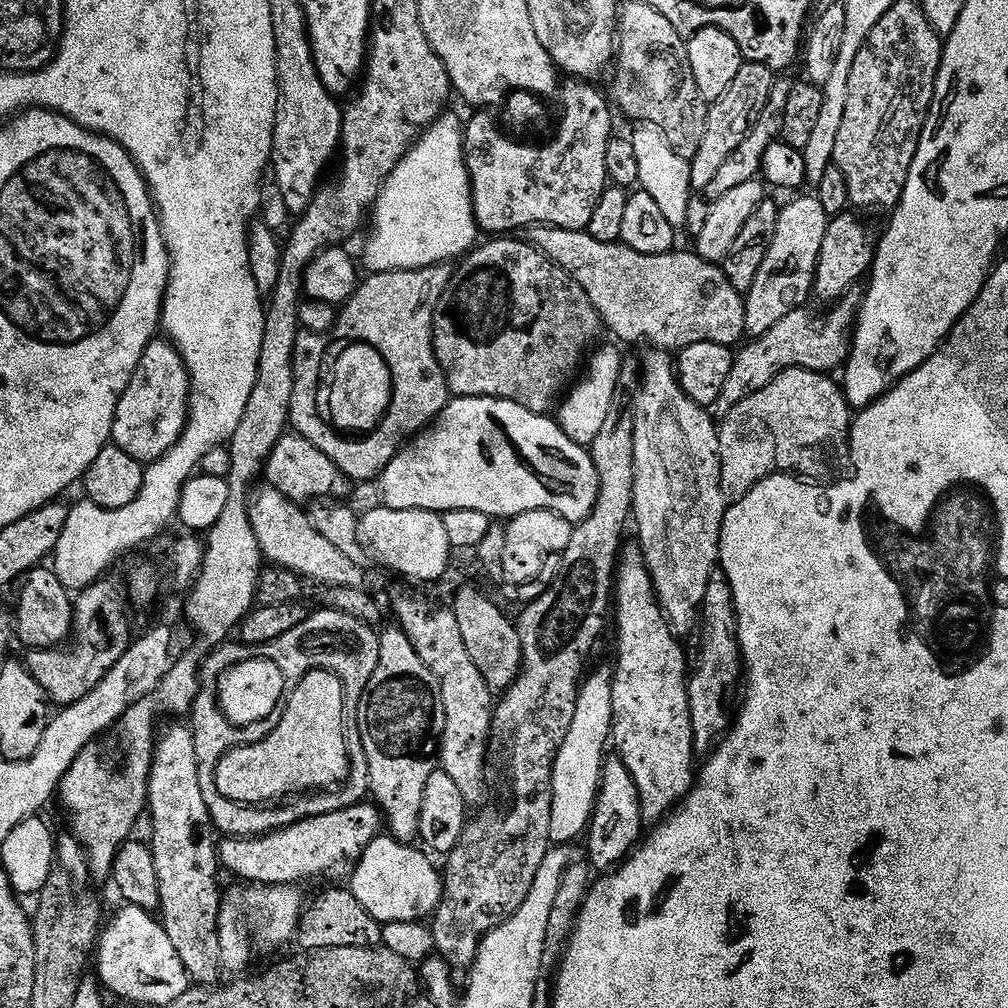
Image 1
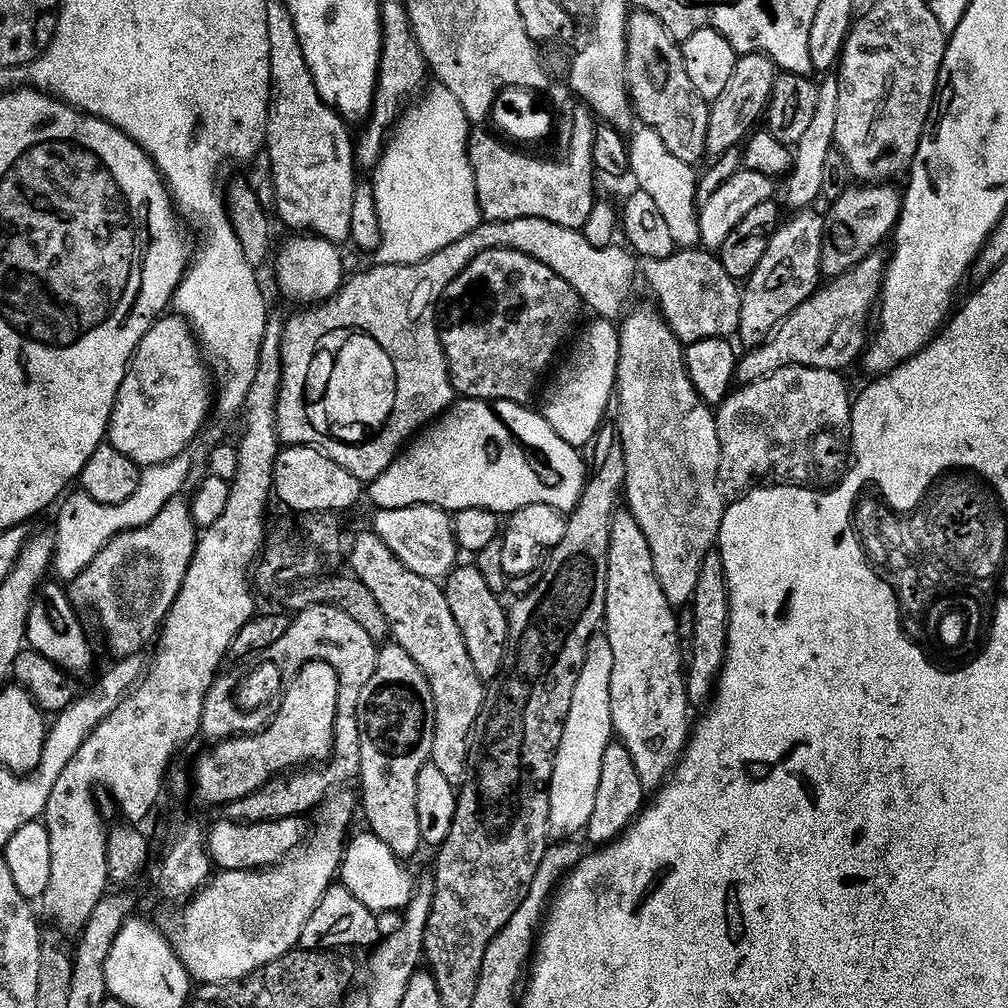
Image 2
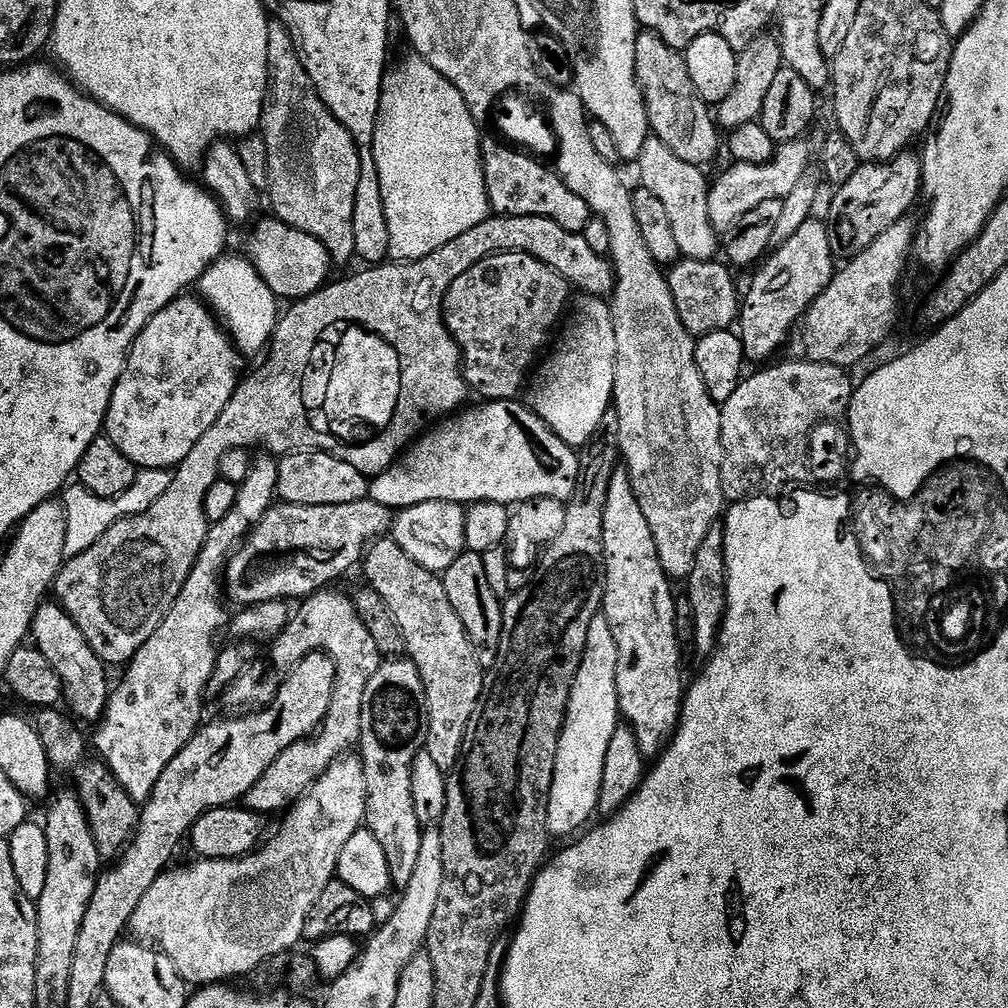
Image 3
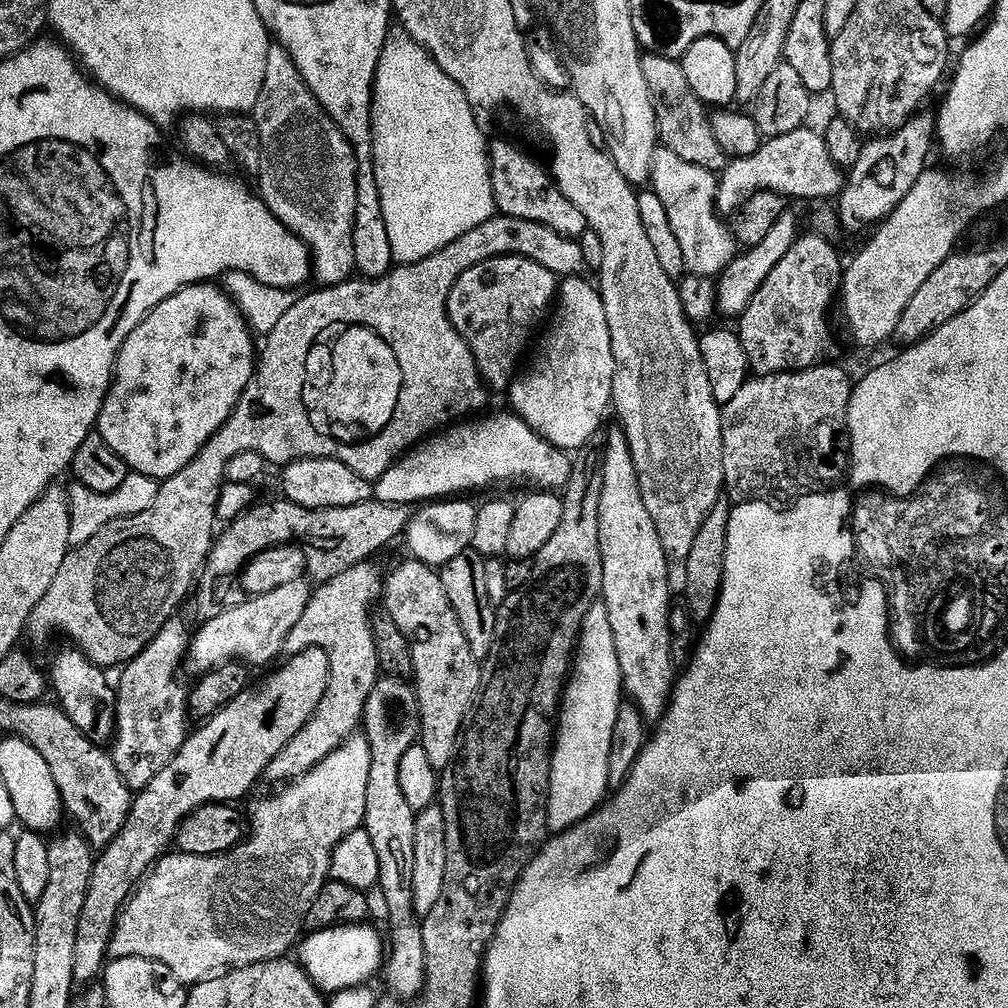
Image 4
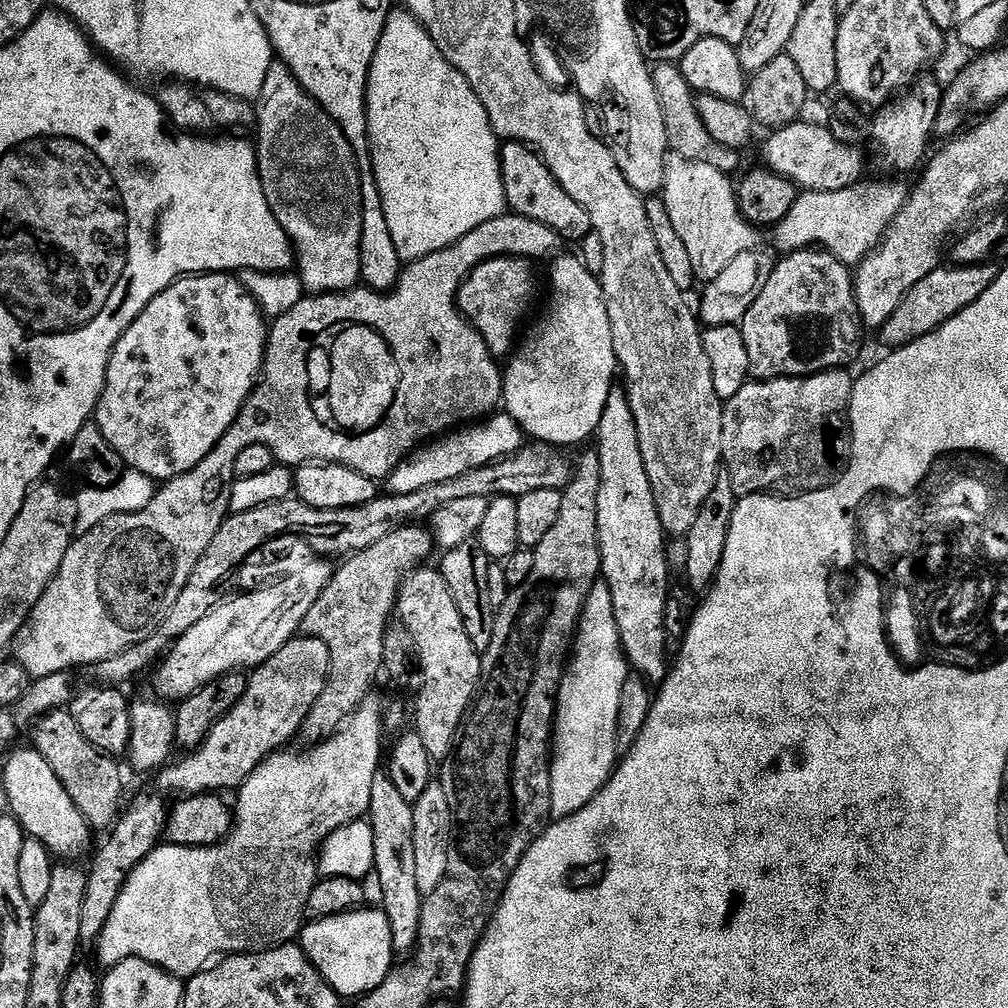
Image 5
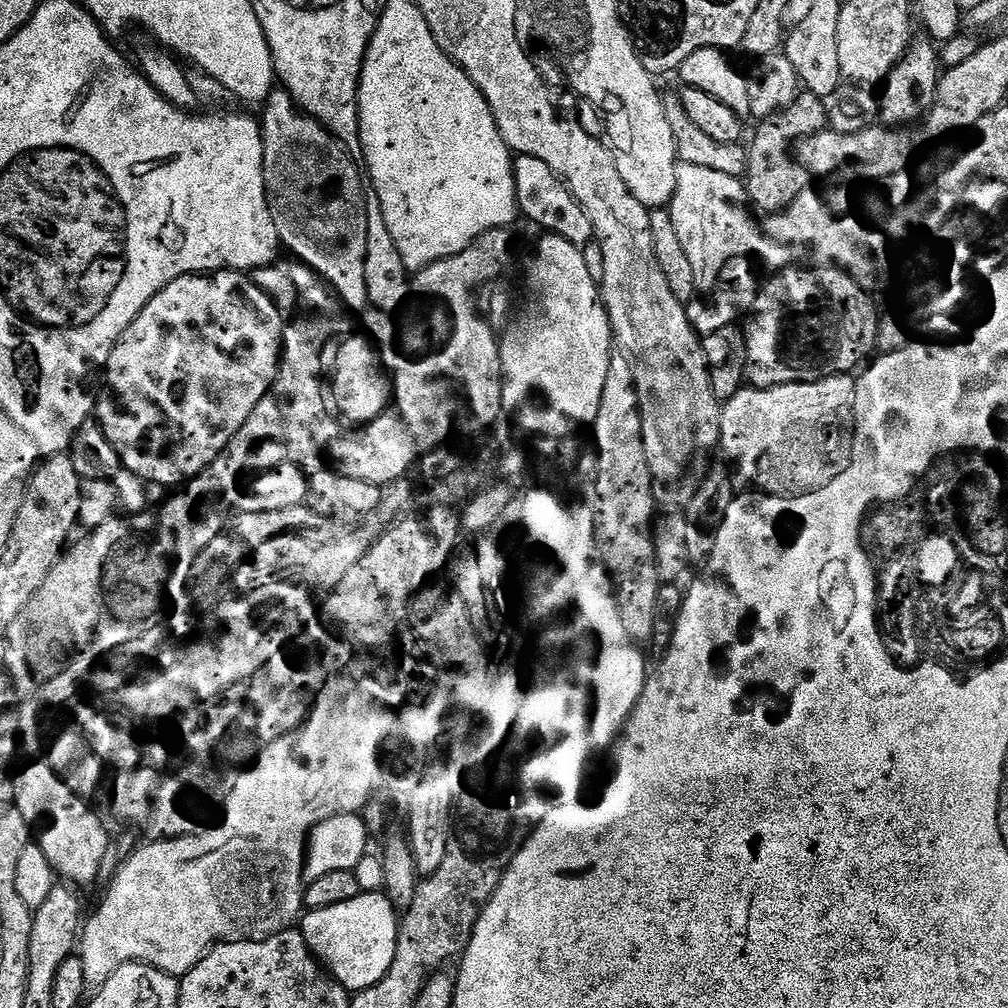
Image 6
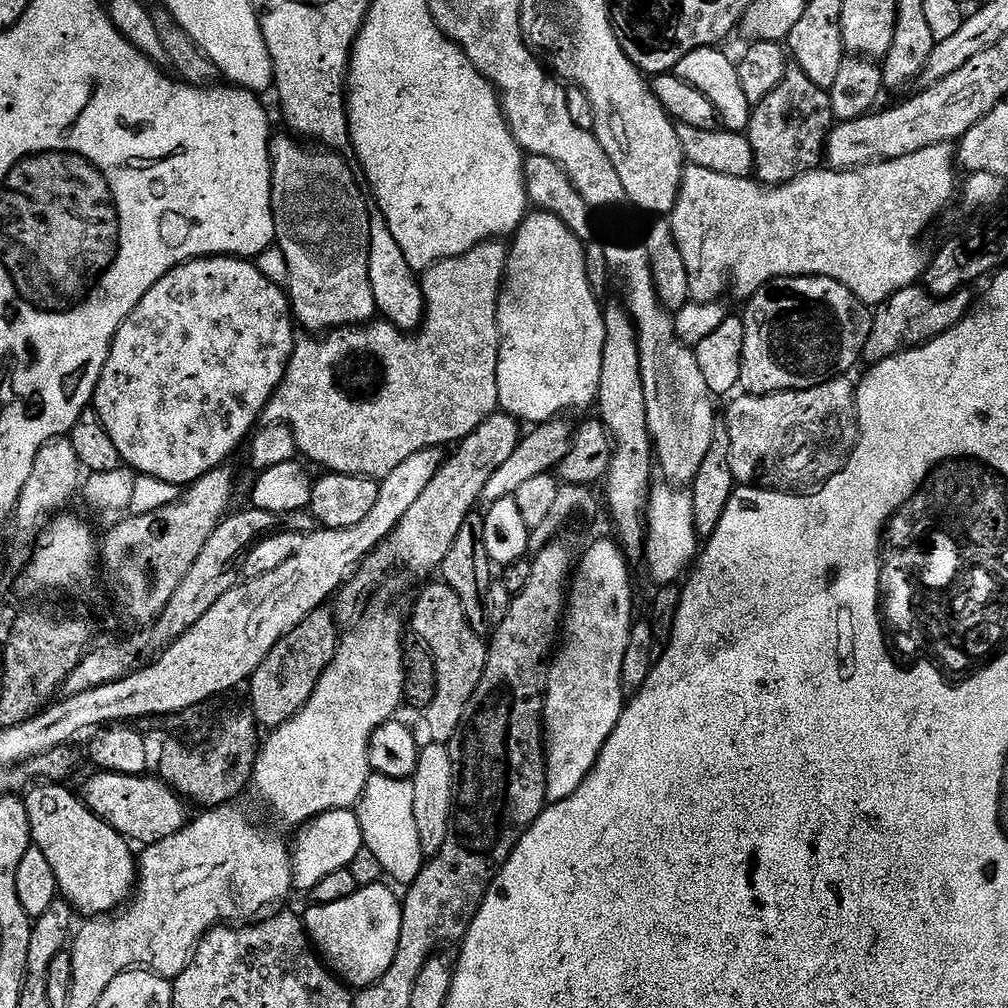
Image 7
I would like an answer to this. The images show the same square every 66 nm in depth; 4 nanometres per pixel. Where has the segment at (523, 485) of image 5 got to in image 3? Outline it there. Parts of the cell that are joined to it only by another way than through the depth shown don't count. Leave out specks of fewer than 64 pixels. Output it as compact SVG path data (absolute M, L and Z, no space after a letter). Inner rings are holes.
M371 498L366 500L359 500L358 502L346 502L342 506L298 506L297 504L285 504L283 502L277 502L272 505L272 509L266 513L266 515L262 518L262 522L258 522L258 526L253 528L251 532L248 533L247 540L244 541L243 544L240 545L239 548L236 549L236 555L232 557L228 562L228 566L226 569L226 584L232 587L232 602L233 607L236 608L245 608L252 607L256 604L265 604L270 601L278 601L278 600L291 600L290 598L298 598L297 601L303 602L308 599L308 597L313 596L315 592L323 592L329 586L335 585L332 584L335 582L339 576L344 576L348 571L351 570L352 567L359 565L361 561L364 559L364 553L368 551L369 544L372 543L373 540L379 540L381 538L387 537L389 535L390 529L394 523L394 512L393 509L387 508L386 506L382 506L378 502L374 502ZM284 552L296 552L296 554L292 555L286 562L286 564L276 564L272 568L268 569L266 574L258 574L256 575L250 582L250 584L244 584L244 575L248 572L248 567L251 566L252 563L255 562L259 556L268 556L270 554L282 554Z

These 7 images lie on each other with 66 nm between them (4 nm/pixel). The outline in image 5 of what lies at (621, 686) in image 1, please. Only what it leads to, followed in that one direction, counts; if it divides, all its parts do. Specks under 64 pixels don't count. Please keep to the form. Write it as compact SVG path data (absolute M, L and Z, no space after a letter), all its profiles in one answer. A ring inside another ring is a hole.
M613 387L612 393L606 398L606 410L602 410L602 422L598 426L594 437L594 450L600 459L602 466L602 486L598 486L598 546L600 547L600 575L603 583L607 584L610 590L610 598L614 598L614 618L618 622L618 634L620 635L620 646L624 653L624 659L628 662L628 667L635 675L645 681L663 681L668 675L670 660L664 655L668 652L668 632L664 629L664 615L668 612L668 572L670 544L666 539L666 533L662 526L662 518L658 514L658 506L654 502L654 492L650 490L649 479L646 478L646 464L642 462L642 446L638 446L638 428L634 426L634 412L630 410L627 391L623 387Z

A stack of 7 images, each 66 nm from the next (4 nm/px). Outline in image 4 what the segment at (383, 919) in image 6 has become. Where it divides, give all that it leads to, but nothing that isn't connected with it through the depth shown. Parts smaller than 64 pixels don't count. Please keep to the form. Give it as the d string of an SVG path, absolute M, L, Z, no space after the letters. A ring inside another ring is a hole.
M365 922L362 924L343 924L342 926L338 926L337 928L327 928L326 930L322 930L321 932L308 932L307 935L303 937L299 941L298 944L298 952L300 948L300 956L298 955L298 963L304 968L304 972L307 976L309 976L314 982L314 986L319 988L321 992L325 994L335 994L338 992L345 992L346 990L350 990L351 988L361 988L363 987L368 980L376 975L380 976L382 969L385 967L386 960L386 940L379 936L378 933L375 932L374 929L371 928L371 923Z

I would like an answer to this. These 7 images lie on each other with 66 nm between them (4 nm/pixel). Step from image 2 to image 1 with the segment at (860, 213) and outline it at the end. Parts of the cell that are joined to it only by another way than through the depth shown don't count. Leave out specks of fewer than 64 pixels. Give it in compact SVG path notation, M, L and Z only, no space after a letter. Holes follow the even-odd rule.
M849 210L831 217L826 234L822 237L822 250L818 250L816 281L812 283L812 290L815 299L820 299L824 306L843 300L858 280L863 281L869 275L872 261L876 259L877 237L872 237L871 230L855 214L855 211Z

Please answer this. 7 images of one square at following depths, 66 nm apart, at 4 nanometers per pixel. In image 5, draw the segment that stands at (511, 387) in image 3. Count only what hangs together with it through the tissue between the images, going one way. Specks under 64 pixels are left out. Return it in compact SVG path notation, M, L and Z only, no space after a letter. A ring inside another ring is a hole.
M499 256L479 264L460 284L456 306L484 339L493 357L507 357L521 335L520 323L536 296L536 272L531 267L535 268L527 259L519 256Z

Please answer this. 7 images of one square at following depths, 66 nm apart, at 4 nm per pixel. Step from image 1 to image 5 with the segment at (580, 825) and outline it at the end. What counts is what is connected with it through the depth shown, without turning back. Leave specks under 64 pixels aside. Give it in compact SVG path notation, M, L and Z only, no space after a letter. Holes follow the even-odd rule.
M598 582L590 590L576 628L574 643L570 649L564 677L556 692L556 714L554 735L550 745L550 767L552 770L552 816L573 816L582 810L604 789L617 763L616 727L618 726L618 702L622 698L622 686L630 675L627 660L620 646L618 622L614 618L614 598L610 598L607 584Z

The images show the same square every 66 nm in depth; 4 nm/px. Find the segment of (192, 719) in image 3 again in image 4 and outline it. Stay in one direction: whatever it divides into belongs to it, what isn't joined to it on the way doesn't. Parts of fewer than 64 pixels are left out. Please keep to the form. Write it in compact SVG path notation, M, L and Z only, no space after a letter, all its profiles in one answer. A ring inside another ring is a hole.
M170 618L162 630L126 665L123 665L120 676L120 684L116 688L116 735L110 745L112 761L118 766L118 774L126 782L126 786L133 790L139 790L152 781L154 774L162 770L178 754L180 747L190 735L190 717L188 714L187 687L180 685L180 668L185 667L188 646L192 642L193 629L188 629L188 624L181 618Z

